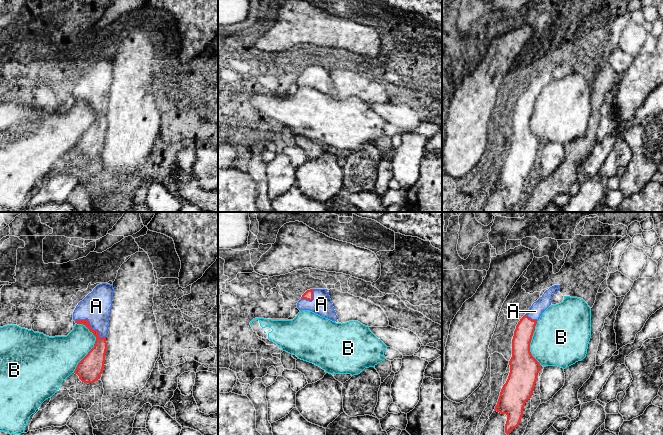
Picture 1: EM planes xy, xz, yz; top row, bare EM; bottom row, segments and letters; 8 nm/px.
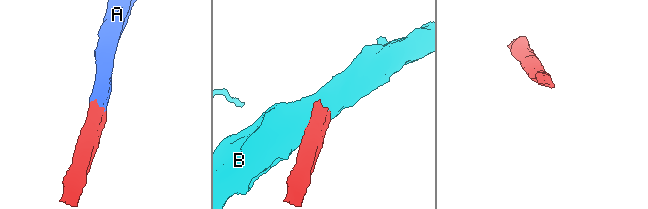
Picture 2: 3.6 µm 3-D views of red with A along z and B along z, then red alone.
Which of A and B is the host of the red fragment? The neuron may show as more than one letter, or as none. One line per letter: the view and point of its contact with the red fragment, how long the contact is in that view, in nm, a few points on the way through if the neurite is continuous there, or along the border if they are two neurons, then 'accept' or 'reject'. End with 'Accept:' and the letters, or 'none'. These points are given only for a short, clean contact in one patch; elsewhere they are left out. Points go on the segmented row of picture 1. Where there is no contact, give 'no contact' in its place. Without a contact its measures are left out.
A: contact xy (90, 327); length 280 nm; way xy (96, 356), (99, 335), (90, 327), (94, 323), (96, 306); accept
B: contact xy (94, 345); length 400 nm; reject
Accept: A

